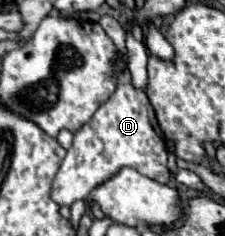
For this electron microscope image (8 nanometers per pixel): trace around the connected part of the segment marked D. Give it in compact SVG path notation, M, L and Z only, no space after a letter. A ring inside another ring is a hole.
M128 69L118 77L118 87L110 99L100 105L94 117L74 135L74 143L68 149L60 171L52 183L52 199L58 205L72 205L78 199L86 199L88 193L110 179L120 167L132 167L138 173L158 181L168 183L168 153L164 147L164 135L158 127L154 109L144 91L134 89L130 83Z

